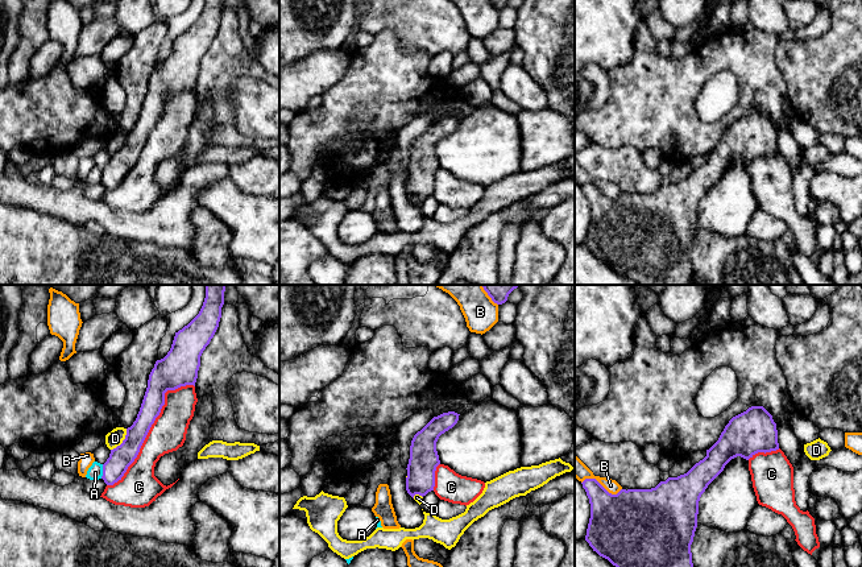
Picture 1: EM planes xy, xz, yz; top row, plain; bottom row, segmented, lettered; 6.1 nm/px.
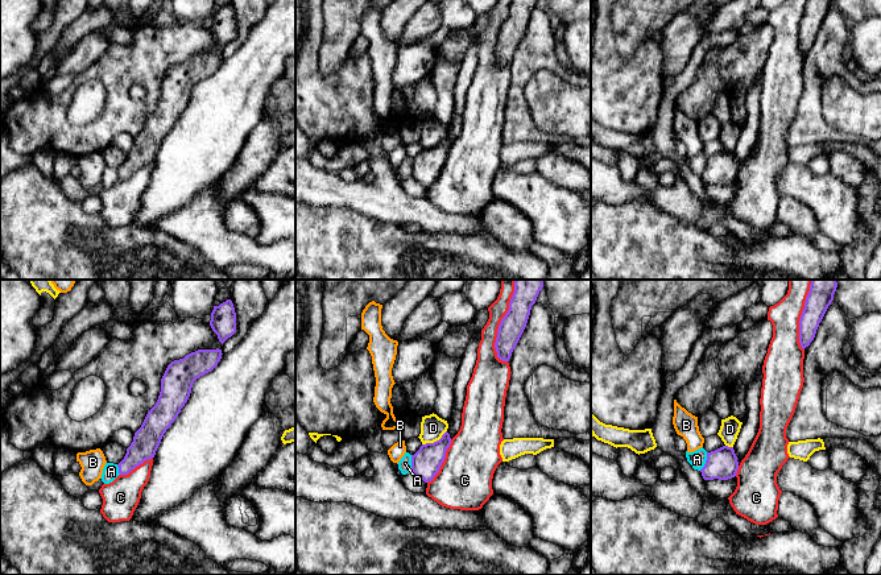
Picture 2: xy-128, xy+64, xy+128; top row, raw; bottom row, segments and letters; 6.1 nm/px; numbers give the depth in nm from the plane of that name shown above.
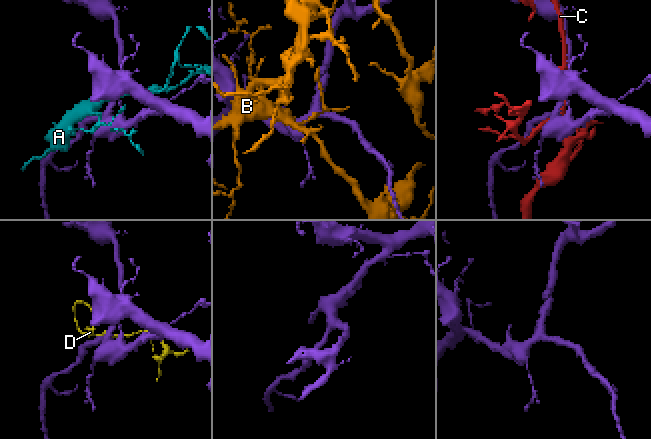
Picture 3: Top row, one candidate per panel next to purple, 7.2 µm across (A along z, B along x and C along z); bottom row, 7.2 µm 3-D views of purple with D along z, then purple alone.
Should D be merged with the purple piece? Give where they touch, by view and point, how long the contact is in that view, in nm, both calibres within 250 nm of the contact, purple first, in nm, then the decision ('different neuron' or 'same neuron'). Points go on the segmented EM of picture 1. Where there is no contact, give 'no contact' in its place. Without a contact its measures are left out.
meets purple in xy at (123, 441); contact 170 nm long; 140 nm thick on the purple side, 100 nm on the other; different neuron

